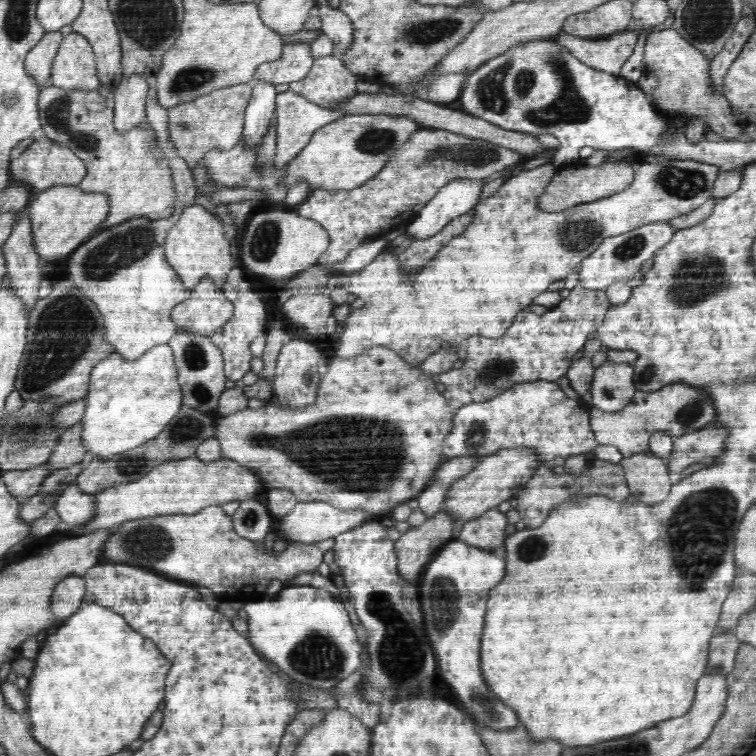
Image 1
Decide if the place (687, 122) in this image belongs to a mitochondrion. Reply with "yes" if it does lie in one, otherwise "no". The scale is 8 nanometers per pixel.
no

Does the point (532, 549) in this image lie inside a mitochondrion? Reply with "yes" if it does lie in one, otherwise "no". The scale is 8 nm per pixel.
yes

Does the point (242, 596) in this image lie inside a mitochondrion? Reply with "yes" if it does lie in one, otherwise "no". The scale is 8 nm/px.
no

